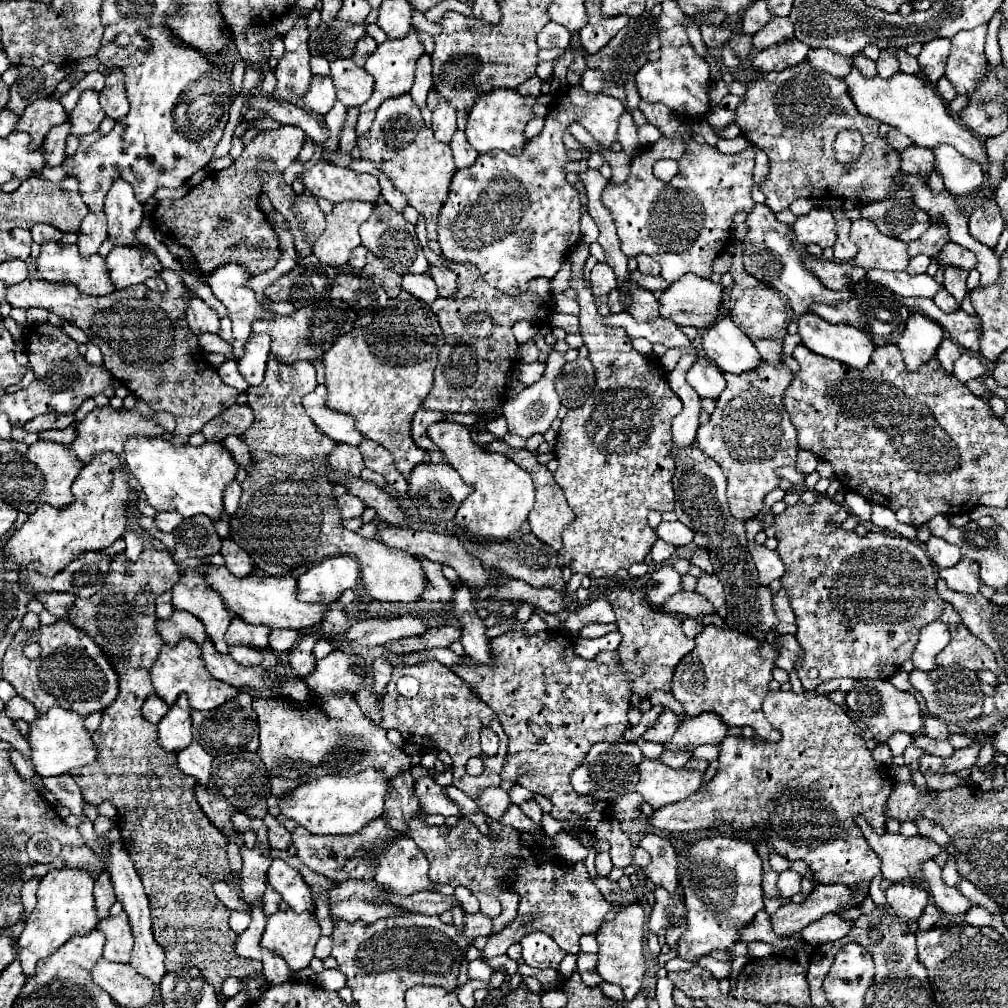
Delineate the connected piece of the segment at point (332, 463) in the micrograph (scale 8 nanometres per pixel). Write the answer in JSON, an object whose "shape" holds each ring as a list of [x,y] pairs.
{"shape":[[[342,442],[342,444],[336,444],[336,448],[332,450],[332,454],[328,458],[328,466],[332,470],[344,474],[346,478],[358,478],[364,468],[364,460],[356,446],[348,446]]]}

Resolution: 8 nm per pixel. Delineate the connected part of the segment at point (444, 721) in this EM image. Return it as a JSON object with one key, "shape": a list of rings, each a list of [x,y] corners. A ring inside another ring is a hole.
{"shape":[[[390,656],[388,660],[392,664],[392,680],[388,684],[388,694],[378,702],[370,696],[370,686],[364,686],[362,692],[356,692],[354,698],[358,702],[358,706],[364,710],[364,714],[368,714],[368,718],[372,718],[378,726],[390,730],[398,730],[404,738],[404,742],[420,746],[424,750],[446,750],[454,759],[454,773],[452,784],[466,792],[470,798],[478,798],[482,788],[488,786],[500,786],[500,770],[502,770],[502,762],[506,756],[506,748],[508,748],[508,736],[504,734],[500,720],[496,718],[496,714],[492,712],[492,708],[488,708],[484,702],[480,702],[476,696],[472,696],[468,692],[468,686],[464,686],[464,682],[460,682],[458,676],[454,676],[454,672],[440,664],[440,662],[426,662],[426,664],[418,664],[418,666],[402,666],[400,664],[400,656]],[[404,674],[416,676],[420,682],[420,690],[416,698],[404,698],[398,694],[396,690],[396,680]],[[482,726],[490,726],[498,738],[500,738],[500,754],[496,756],[486,756],[486,770],[482,776],[472,778],[466,774],[466,760],[470,756],[482,756],[480,754],[480,728]]]}

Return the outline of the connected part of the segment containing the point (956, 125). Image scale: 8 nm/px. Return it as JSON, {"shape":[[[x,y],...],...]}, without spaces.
{"shape":[[[852,66],[850,74],[844,78],[850,98],[854,102],[854,106],[858,108],[860,114],[870,116],[882,124],[888,124],[890,128],[900,130],[902,134],[910,136],[916,146],[920,148],[932,148],[936,144],[950,144],[954,146],[960,154],[964,154],[966,158],[972,158],[976,162],[986,162],[988,154],[982,148],[980,140],[974,136],[972,130],[968,130],[960,120],[956,120],[944,106],[942,98],[926,86],[926,82],[920,76],[912,76],[912,74],[904,74],[904,72],[896,72],[892,78],[884,80],[880,76],[874,78],[864,78],[862,72]]]}

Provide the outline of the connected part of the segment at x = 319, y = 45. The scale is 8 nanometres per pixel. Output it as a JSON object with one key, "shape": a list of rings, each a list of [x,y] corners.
{"shape":[[[334,18],[330,24],[320,24],[310,34],[310,54],[326,60],[350,58],[354,44],[366,34],[364,24],[346,24]]]}

